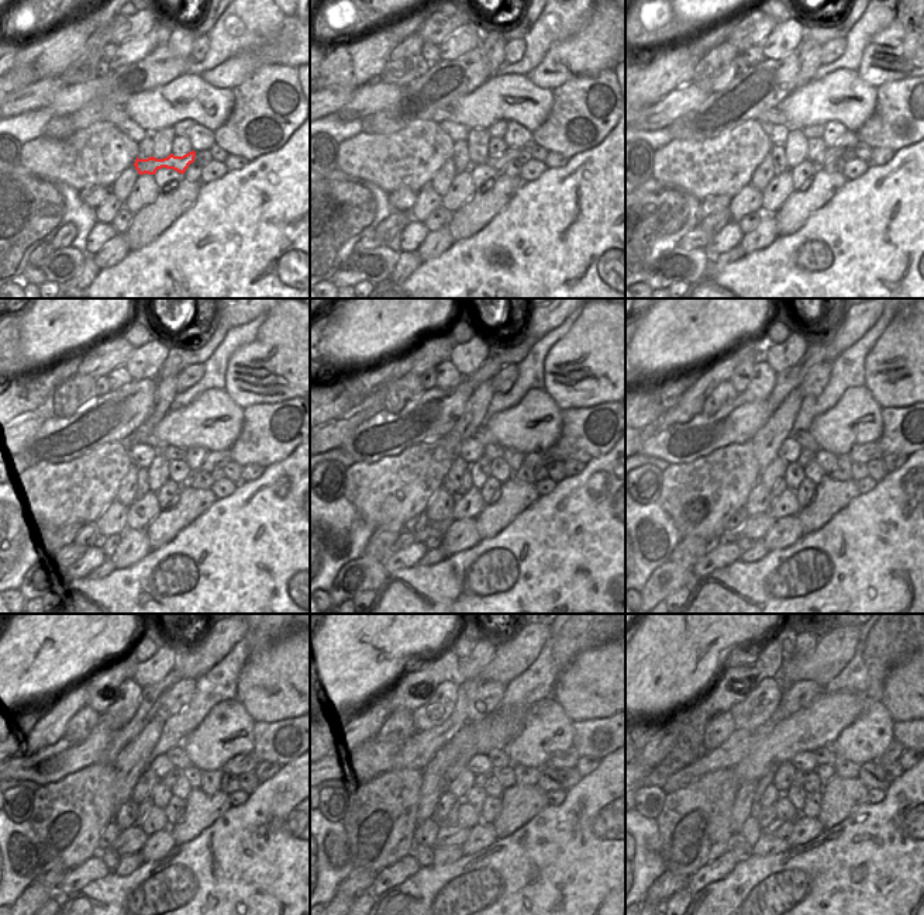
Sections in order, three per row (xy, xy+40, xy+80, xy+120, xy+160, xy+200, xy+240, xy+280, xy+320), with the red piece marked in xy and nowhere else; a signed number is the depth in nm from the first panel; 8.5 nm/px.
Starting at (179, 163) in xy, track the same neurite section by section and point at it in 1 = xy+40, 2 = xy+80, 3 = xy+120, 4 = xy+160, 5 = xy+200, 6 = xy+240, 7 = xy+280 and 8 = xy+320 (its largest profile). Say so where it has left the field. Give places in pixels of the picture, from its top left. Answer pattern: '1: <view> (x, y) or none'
1: xy+40 (499, 162)
2: xy+80 (848, 140)
3: xy+120 (217, 456)
4: xy+160 (540, 458)
5: xy+200 (864, 453)
6: xy+240 (242, 763)
7: xy+280 (561, 760)
8: xy+320 (892, 753)

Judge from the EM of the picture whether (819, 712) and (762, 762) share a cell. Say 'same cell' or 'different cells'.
same cell

